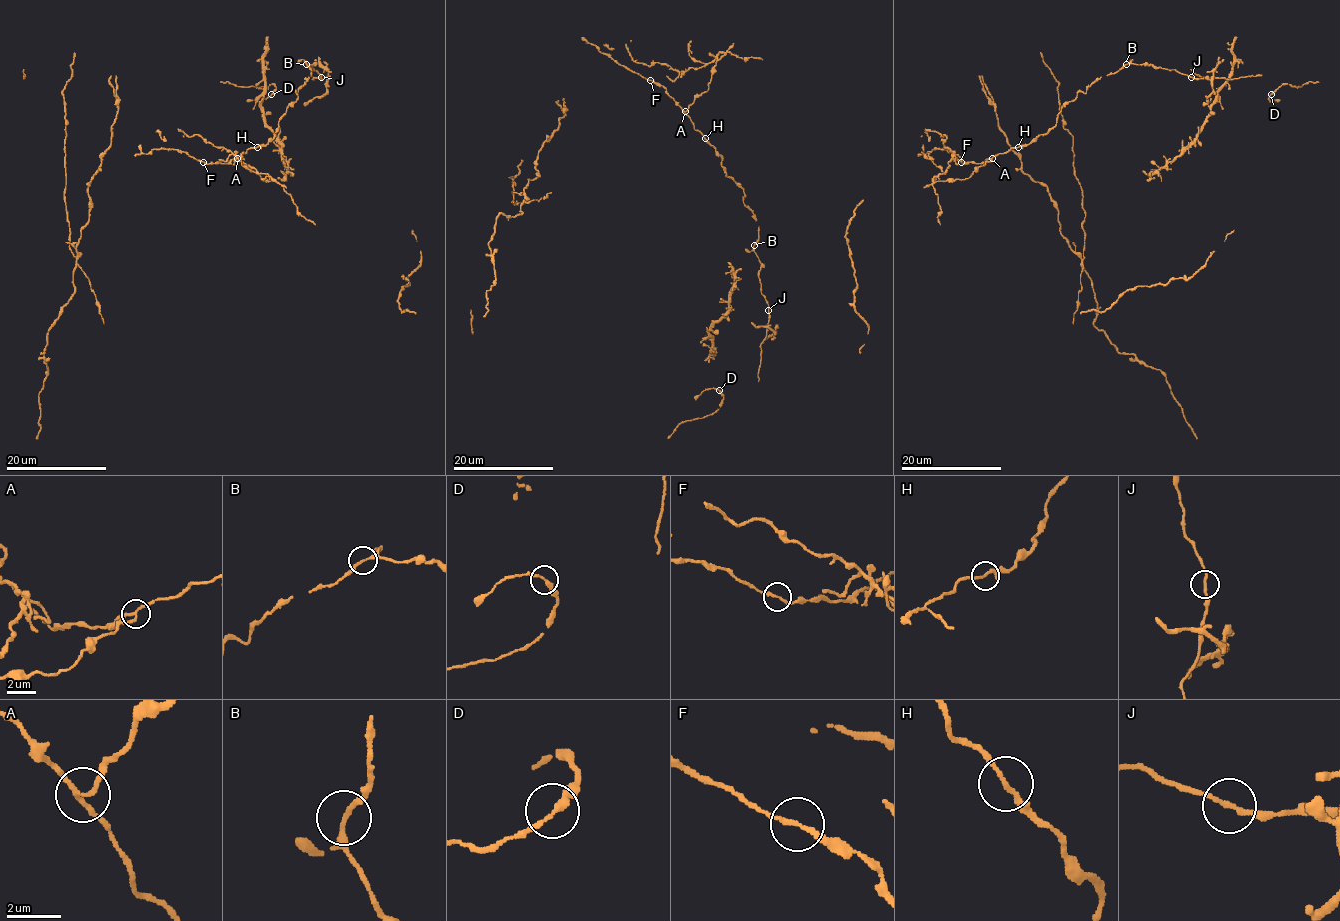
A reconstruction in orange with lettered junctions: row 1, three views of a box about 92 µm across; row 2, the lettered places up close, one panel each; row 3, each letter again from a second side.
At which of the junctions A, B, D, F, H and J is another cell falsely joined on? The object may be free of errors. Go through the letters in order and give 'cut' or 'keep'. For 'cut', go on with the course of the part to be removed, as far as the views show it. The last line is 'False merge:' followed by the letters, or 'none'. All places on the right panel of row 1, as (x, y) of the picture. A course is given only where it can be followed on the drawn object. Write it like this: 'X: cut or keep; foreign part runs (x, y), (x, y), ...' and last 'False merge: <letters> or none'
A: cut
B: keep
D: keep
F: keep
H: keep
J: keep
False merge: A

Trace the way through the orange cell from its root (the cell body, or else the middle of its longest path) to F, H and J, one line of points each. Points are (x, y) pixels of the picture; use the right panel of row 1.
F: (991, 158), (980, 163), (961, 162)
H: (991, 158), (1018, 147)
J: (991, 158), (1046, 133), (1078, 92), (1128, 63), (1191, 77)

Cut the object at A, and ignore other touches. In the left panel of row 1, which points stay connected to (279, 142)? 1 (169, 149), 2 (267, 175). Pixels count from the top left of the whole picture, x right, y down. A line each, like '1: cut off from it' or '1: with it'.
1: with it
2: cut off from it

